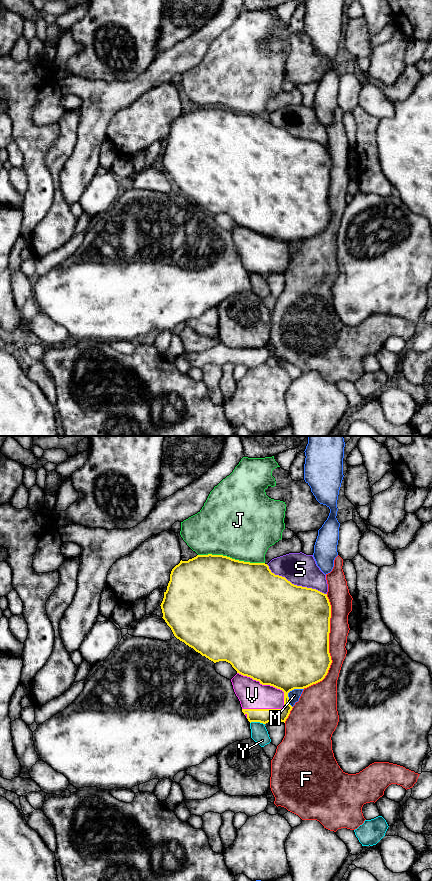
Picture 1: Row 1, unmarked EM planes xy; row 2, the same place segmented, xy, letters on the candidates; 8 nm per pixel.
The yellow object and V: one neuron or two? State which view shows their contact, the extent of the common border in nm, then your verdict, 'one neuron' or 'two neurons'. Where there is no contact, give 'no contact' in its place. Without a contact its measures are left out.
meets yellow in xy; contact 480 nm long; one neuron

